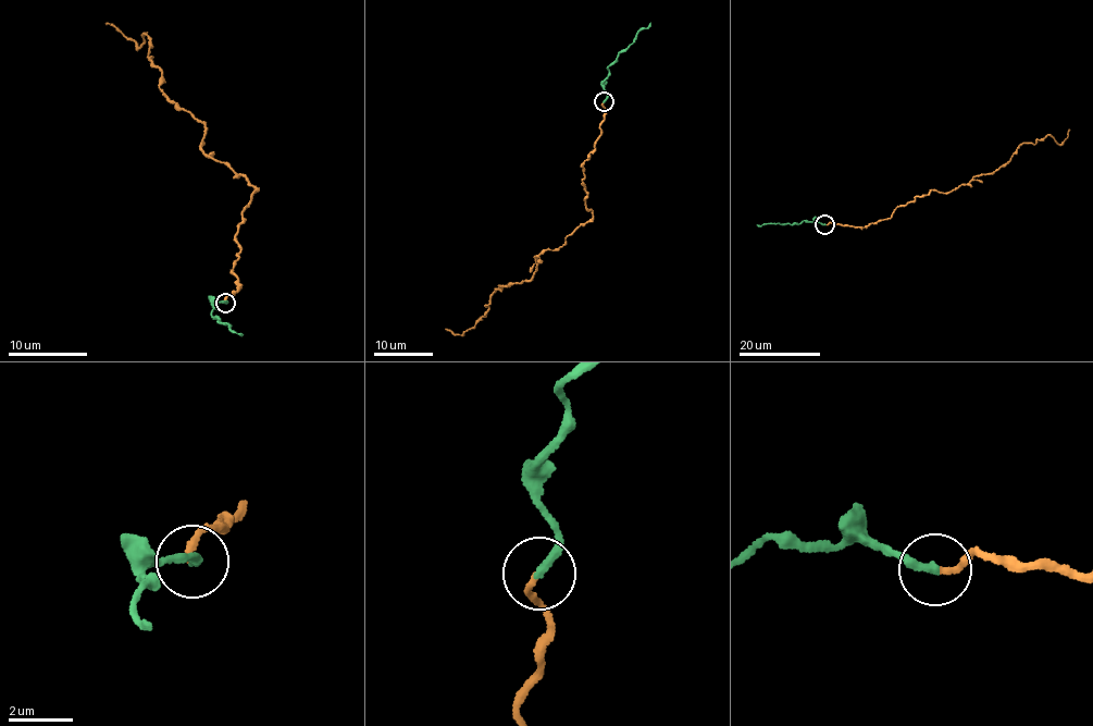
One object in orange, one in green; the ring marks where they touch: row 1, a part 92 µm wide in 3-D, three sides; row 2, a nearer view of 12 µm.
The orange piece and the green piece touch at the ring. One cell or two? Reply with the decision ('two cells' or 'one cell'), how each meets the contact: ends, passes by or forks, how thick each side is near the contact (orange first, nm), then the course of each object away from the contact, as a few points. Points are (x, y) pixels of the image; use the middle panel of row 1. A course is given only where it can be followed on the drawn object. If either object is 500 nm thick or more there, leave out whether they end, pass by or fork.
one cell | orange ends | green ends | 190/280 nm | orange via (604, 101), (601, 135), (583, 167), (592, 219), (538, 254), (531, 279), (499, 286), (471, 328), (446, 328) | green via (604, 101), (607, 97), (608, 66), (633, 42), (635, 34), (650, 23)

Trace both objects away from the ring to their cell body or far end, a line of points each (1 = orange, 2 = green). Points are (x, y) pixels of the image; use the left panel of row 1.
1: (225, 303), (257, 191), (205, 155), (207, 125), (171, 101), (145, 34), (136, 47), (106, 22)
2: (225, 303), (215, 303), (211, 314), (219, 322), (228, 324), (227, 328), (240, 334)

